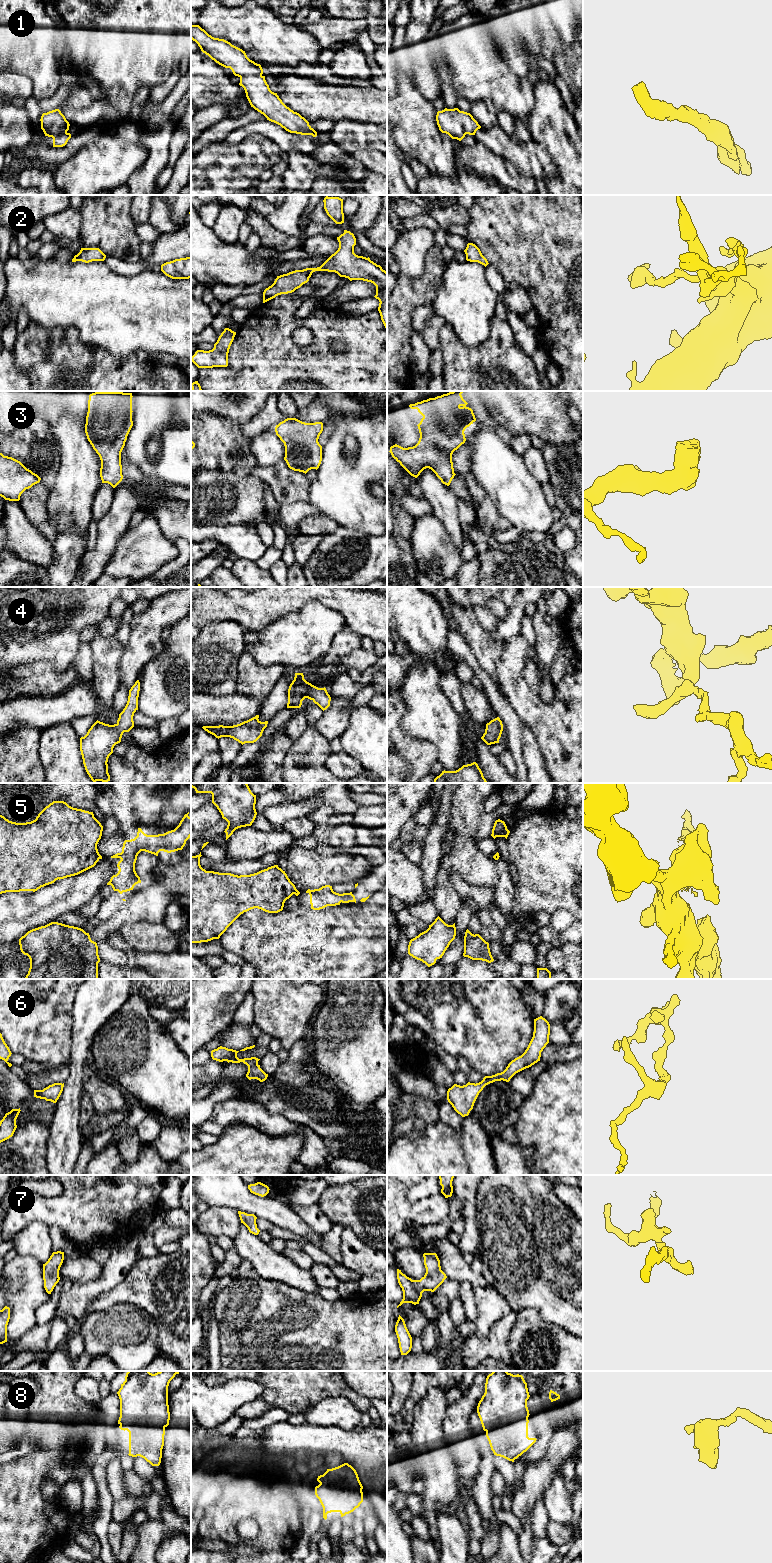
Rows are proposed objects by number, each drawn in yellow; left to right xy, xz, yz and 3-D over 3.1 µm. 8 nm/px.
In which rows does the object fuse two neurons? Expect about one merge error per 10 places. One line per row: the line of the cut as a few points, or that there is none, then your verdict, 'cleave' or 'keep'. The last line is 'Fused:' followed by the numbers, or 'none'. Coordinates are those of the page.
1: no cut; keep
2: no cut; keep
3: no cut; keep
4: no cut; keep
5: cut in xz along (296, 889), (294, 893); cleave
6: no cut; keep
7: no cut; keep
8: no cut; keep
Fused: 5

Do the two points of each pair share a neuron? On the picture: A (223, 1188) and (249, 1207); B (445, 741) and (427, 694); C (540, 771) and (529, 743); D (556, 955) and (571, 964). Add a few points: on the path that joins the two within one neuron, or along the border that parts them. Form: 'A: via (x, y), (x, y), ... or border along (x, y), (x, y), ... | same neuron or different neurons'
A: via (229, 1190), (243, 1201) | same neuron
B: via (442, 729), (429, 715), (427, 706) | same neuron
C: via (535, 764), (531, 750) | same neuron
D: border along (559, 947), (565, 958), (563, 968) | different neurons

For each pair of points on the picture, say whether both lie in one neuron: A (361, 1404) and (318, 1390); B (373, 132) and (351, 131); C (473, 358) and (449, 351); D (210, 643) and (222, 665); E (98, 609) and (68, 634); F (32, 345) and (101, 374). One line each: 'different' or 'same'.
A: same
B: same
C: same
D: same
E: same
F: same

